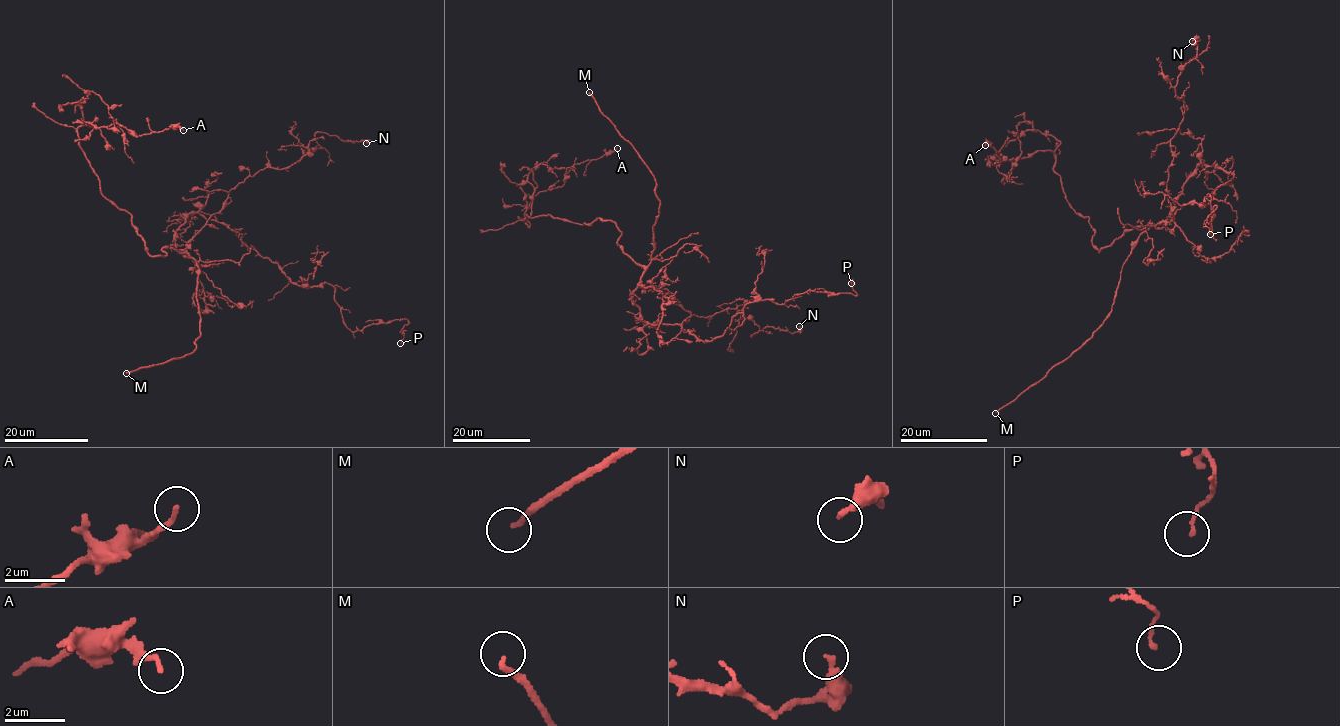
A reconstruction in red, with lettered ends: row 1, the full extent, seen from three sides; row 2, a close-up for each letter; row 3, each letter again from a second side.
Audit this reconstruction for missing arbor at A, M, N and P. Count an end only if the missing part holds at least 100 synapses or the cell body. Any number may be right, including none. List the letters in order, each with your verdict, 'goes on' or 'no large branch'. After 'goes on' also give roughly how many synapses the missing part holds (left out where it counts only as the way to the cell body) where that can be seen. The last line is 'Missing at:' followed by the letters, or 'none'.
A: no large branch
M: goes on
N: no large branch
P: no large branch
Missing at: M

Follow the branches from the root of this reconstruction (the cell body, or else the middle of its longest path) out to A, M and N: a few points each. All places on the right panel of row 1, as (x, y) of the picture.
A: (1158, 223), (1126, 230), (1099, 252), (1088, 217), (1065, 199), (1054, 153), (998, 165), (1003, 156), (985, 145)
M: (1158, 223), (1139, 236), (1123, 265), (1112, 310), (1093, 335), (995, 413)
N: (1158, 223), (1169, 217), (1170, 141), (1184, 106), (1175, 85), (1196, 57), (1192, 41)

